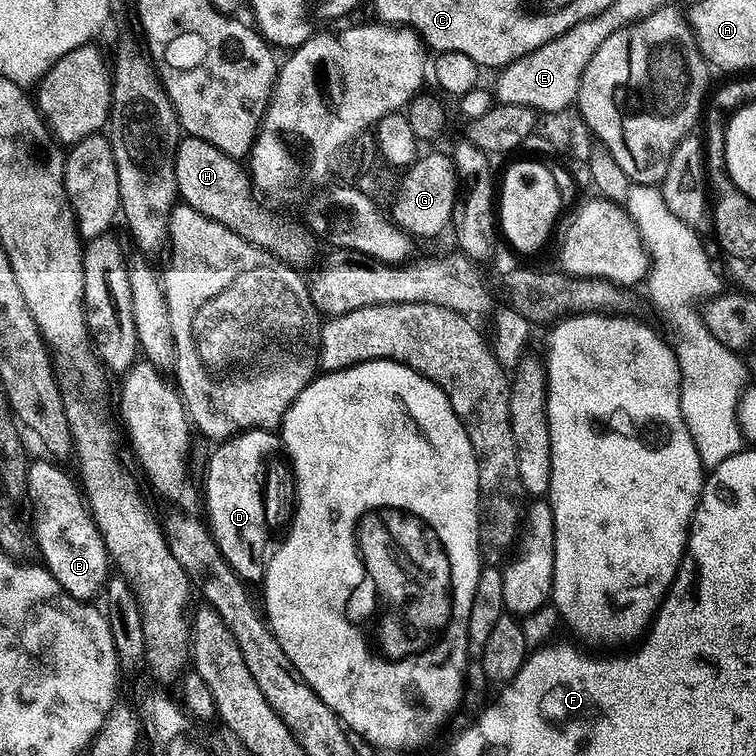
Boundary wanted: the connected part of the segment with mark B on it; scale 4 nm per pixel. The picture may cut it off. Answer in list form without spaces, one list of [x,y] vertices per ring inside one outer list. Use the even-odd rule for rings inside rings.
[[[44,460],[33,461],[28,468],[28,494],[35,508],[40,510],[38,522],[36,526],[34,525],[34,533],[43,565],[69,596],[85,602],[93,601],[93,597],[105,589],[110,578],[111,557],[77,481],[74,478],[73,481],[68,473],[54,466],[53,461]]]

